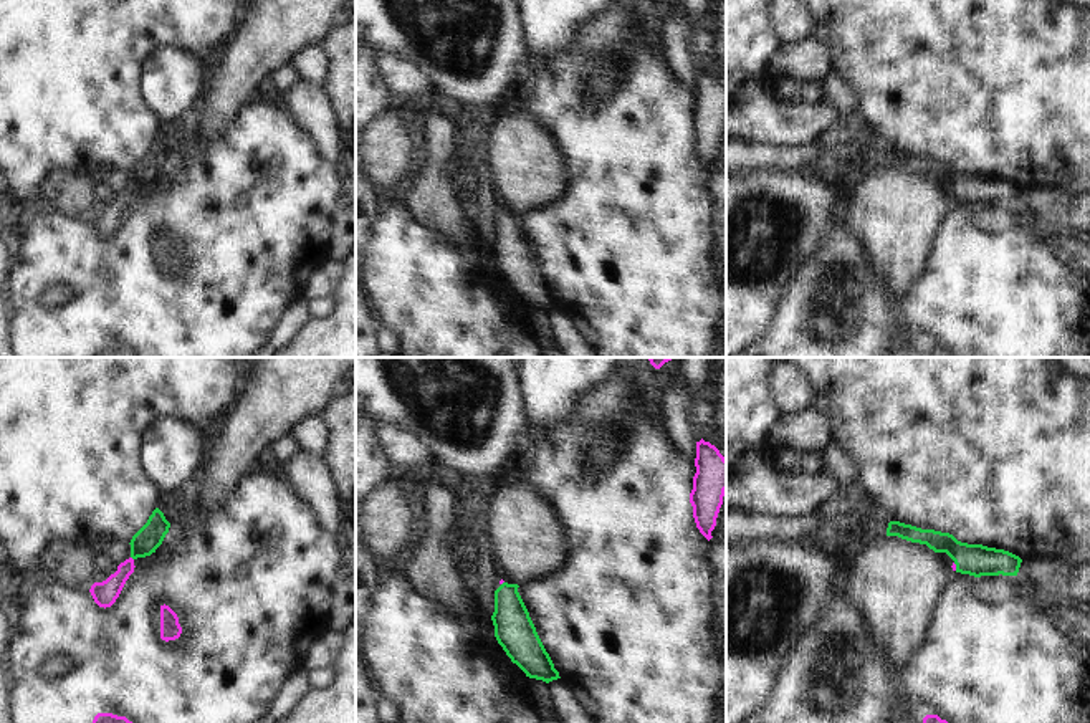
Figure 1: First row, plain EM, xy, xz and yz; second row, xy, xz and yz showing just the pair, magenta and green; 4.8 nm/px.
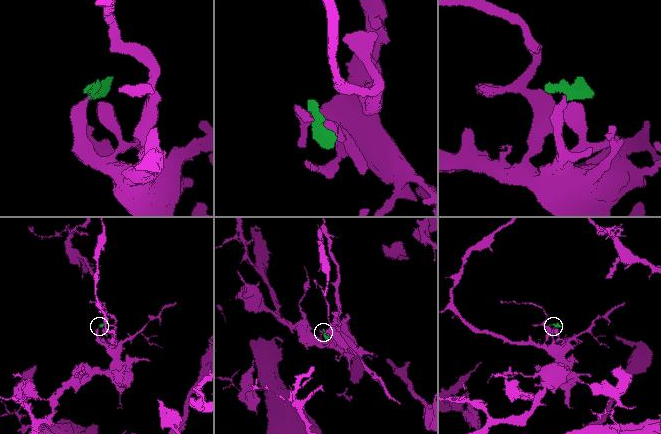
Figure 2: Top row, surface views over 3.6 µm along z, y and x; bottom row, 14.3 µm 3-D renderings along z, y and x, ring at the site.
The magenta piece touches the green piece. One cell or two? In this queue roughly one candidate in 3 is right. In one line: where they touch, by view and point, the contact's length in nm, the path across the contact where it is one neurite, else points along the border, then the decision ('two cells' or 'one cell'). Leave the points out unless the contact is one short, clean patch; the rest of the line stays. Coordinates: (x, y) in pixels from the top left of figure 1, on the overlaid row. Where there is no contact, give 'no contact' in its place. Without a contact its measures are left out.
meets magenta in yz at (955, 566); contact 40 nm long; runs through yz (953, 566), (955, 566), (975, 560); one cell

